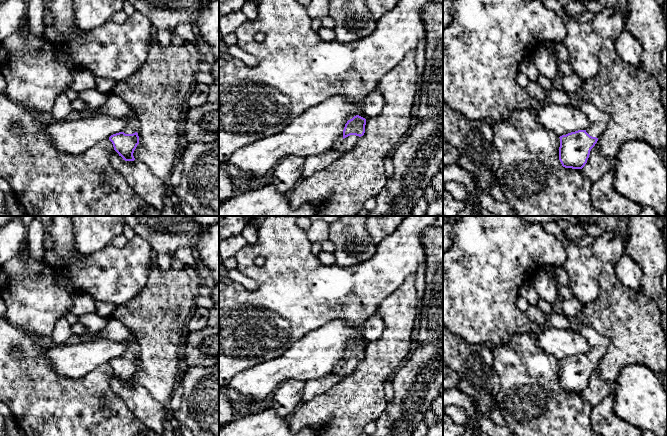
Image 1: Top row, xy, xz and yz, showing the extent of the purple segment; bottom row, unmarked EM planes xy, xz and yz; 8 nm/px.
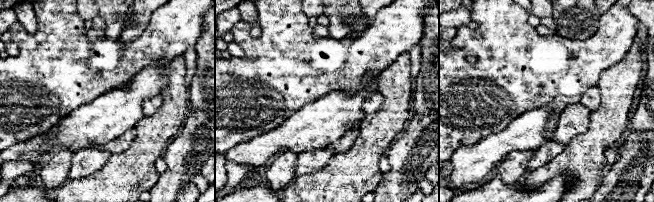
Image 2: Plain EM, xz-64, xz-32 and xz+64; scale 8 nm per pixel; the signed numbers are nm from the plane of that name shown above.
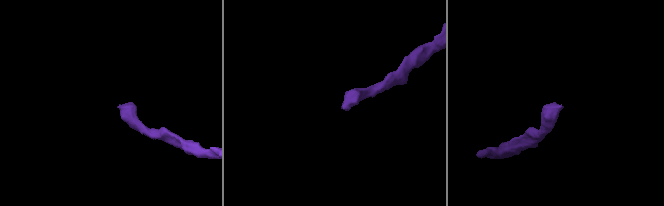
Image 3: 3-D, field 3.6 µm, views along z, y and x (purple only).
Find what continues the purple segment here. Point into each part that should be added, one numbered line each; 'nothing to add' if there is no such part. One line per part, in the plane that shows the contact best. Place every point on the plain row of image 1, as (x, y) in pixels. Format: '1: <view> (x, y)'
1: xz (348, 367)

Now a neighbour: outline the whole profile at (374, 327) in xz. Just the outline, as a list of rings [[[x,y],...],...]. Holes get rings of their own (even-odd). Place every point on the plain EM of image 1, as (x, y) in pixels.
[[[373,314],[364,323],[364,336],[367,341],[377,340],[384,332],[384,323],[378,314]]]

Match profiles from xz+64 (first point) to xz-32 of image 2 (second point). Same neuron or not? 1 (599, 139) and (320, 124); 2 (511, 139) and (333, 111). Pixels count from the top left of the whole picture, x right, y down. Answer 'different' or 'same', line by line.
1: different
2: same

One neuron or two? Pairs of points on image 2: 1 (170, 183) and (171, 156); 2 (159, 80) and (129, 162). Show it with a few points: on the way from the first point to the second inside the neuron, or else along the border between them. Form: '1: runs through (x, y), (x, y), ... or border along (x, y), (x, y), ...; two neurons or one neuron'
1: runs through (172, 176), (172, 163); one neuron
2: border along (165, 70), (166, 83), (159, 93); two neurons

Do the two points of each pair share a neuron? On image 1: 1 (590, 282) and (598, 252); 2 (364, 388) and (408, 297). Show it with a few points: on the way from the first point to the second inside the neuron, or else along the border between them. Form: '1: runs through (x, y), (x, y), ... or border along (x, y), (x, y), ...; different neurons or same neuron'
1: runs through (590, 275), (590, 261), (592, 259); same neuron
2: runs through (379, 365), (381, 360), (397, 342), (399, 320); same neuron

